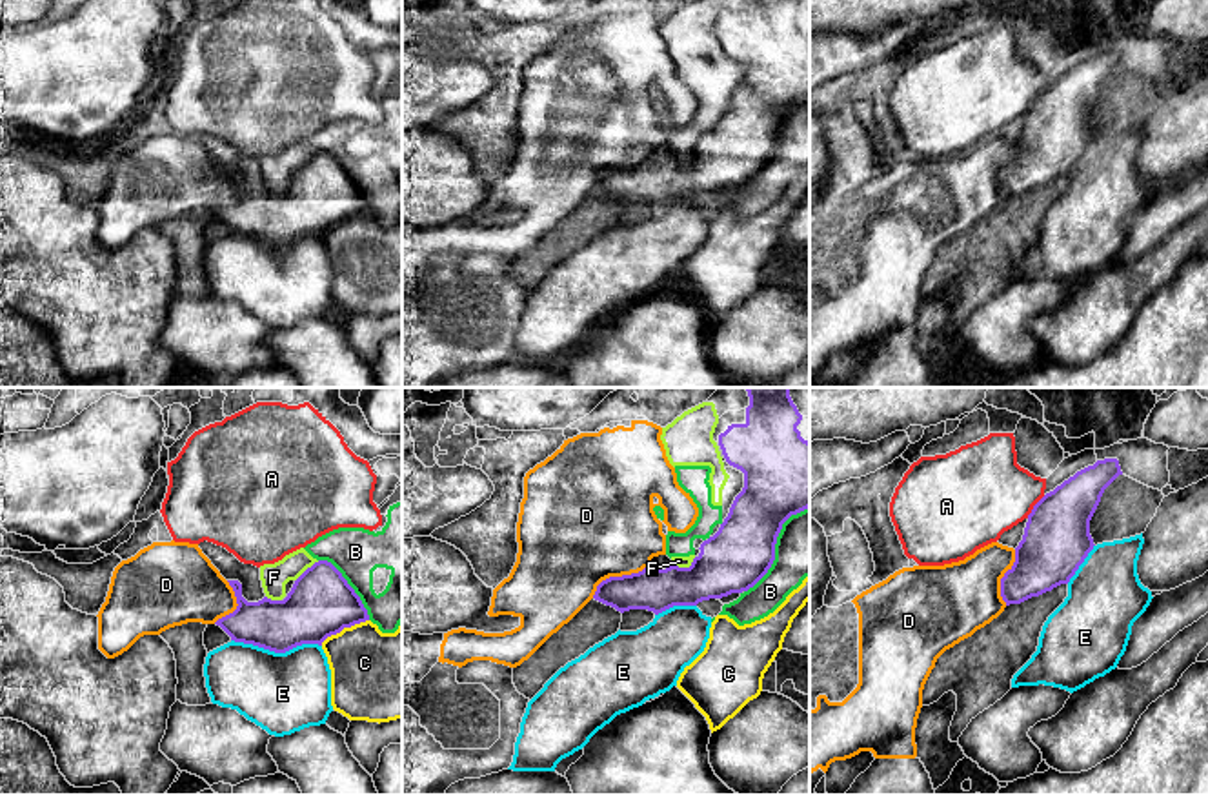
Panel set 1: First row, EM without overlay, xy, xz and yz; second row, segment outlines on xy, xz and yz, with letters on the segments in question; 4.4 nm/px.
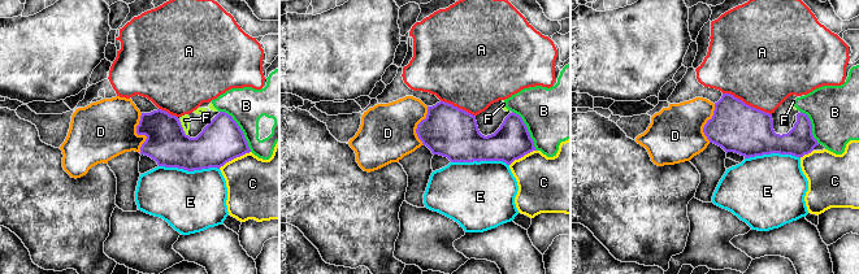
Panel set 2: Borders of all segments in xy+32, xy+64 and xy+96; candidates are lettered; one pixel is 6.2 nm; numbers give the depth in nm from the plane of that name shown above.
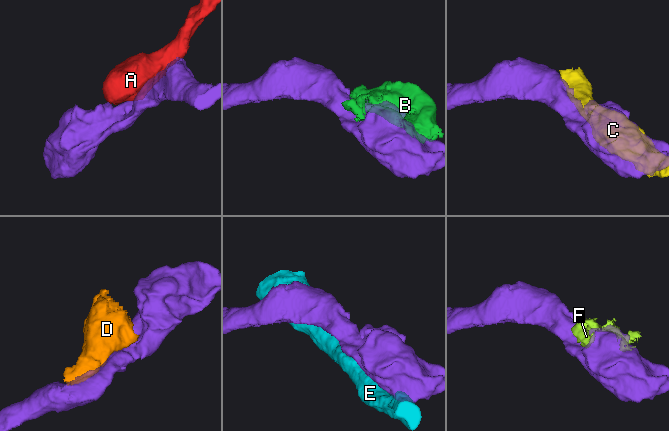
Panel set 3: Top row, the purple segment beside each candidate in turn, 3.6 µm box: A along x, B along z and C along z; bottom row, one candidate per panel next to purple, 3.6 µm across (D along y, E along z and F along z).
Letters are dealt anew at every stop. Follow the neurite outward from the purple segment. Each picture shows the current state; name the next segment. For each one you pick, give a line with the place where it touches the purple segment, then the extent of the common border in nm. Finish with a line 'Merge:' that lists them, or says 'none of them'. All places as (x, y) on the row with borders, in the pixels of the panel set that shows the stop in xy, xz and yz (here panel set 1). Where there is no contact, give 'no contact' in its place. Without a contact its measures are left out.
Merge: none of them

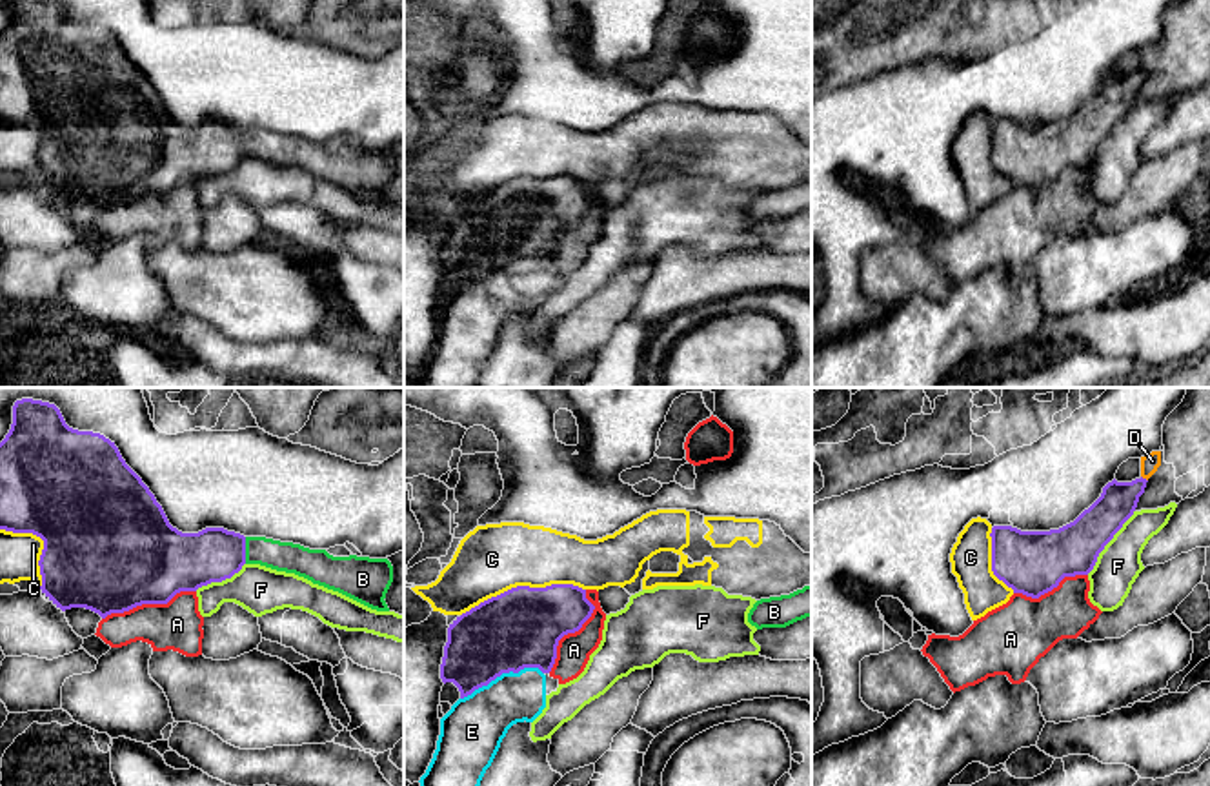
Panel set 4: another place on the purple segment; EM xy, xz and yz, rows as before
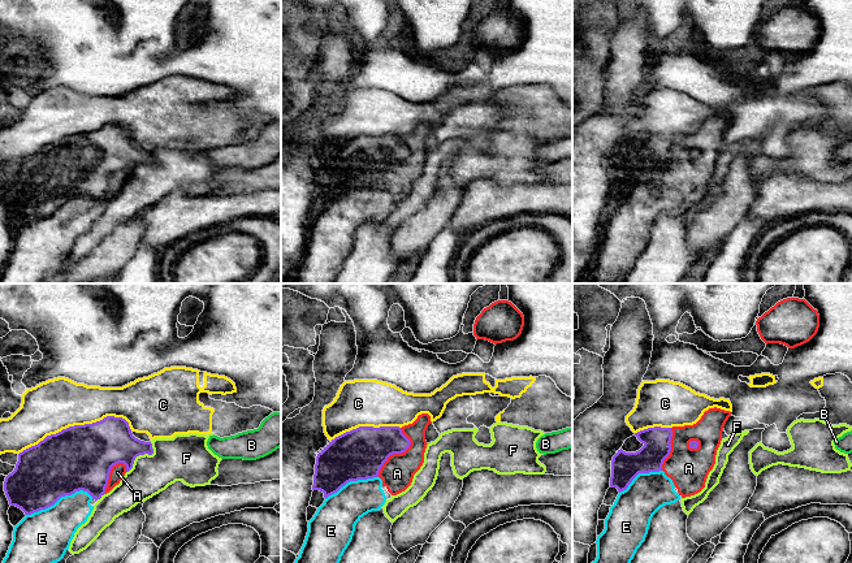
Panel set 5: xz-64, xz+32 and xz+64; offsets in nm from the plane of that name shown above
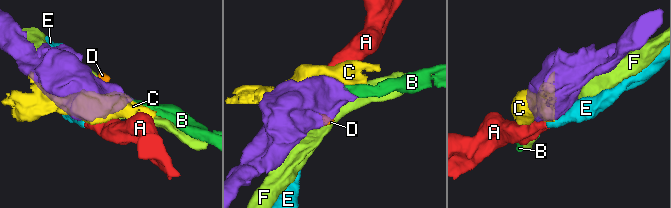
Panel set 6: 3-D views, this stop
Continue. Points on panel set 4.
B: meets purple in xy at (244, 550); contact 120 nm long
Merge: B

